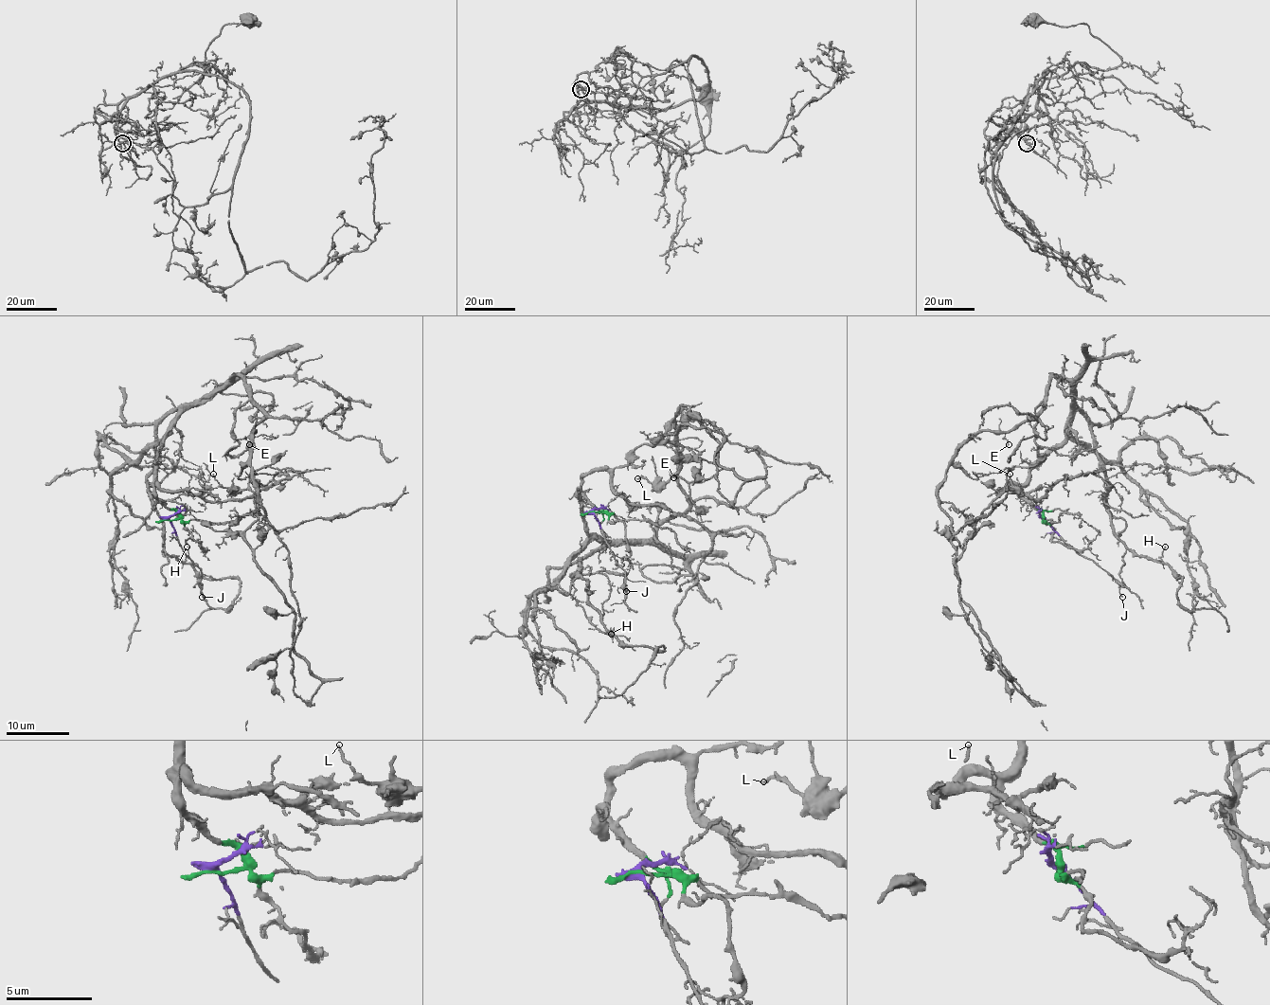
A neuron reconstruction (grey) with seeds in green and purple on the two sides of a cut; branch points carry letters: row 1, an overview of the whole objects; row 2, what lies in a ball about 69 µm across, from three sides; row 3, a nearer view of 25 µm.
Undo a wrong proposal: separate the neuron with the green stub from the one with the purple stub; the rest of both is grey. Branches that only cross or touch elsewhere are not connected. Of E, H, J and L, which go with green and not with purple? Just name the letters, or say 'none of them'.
E, H, L

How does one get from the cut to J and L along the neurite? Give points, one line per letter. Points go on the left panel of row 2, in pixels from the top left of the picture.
J: (166, 521), (174, 529), (184, 552), (201, 571), (199, 585), (203, 597)
L: (166, 521), (166, 429), (234, 375), (265, 416), (258, 508), (229, 527), (243, 531), (256, 495), (213, 474)

